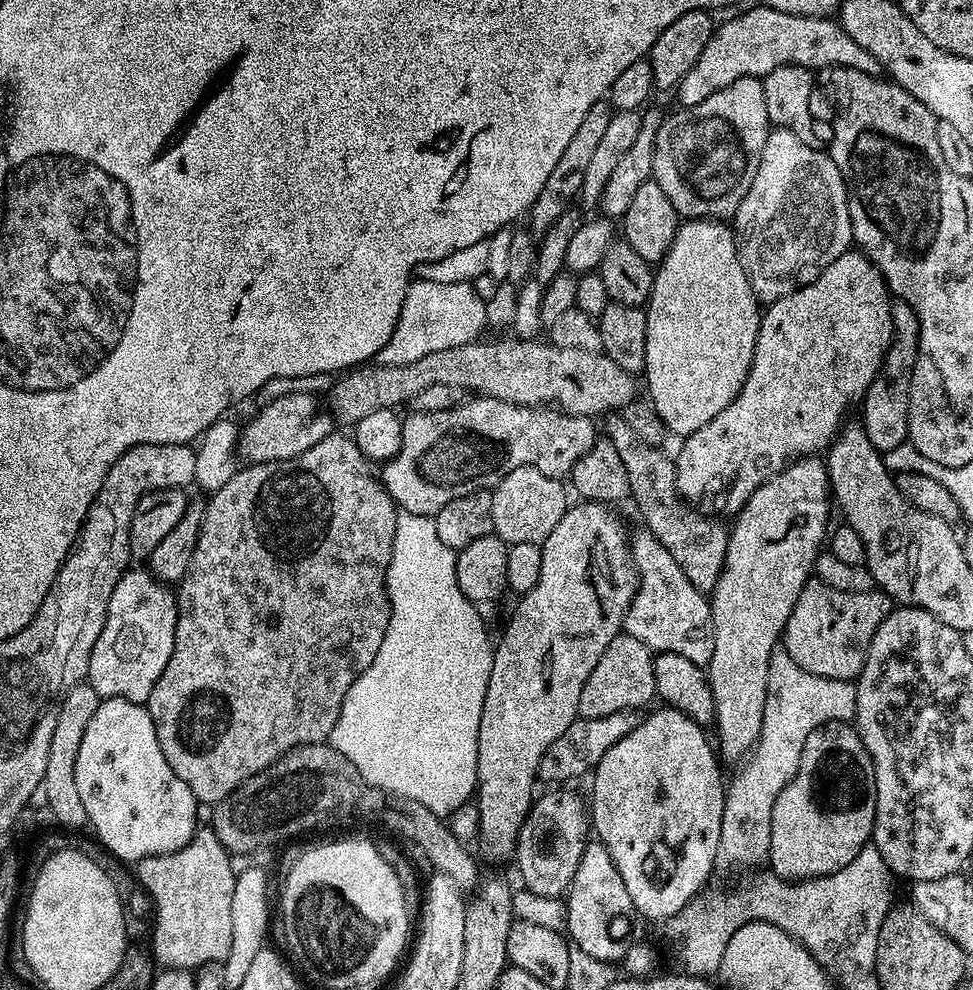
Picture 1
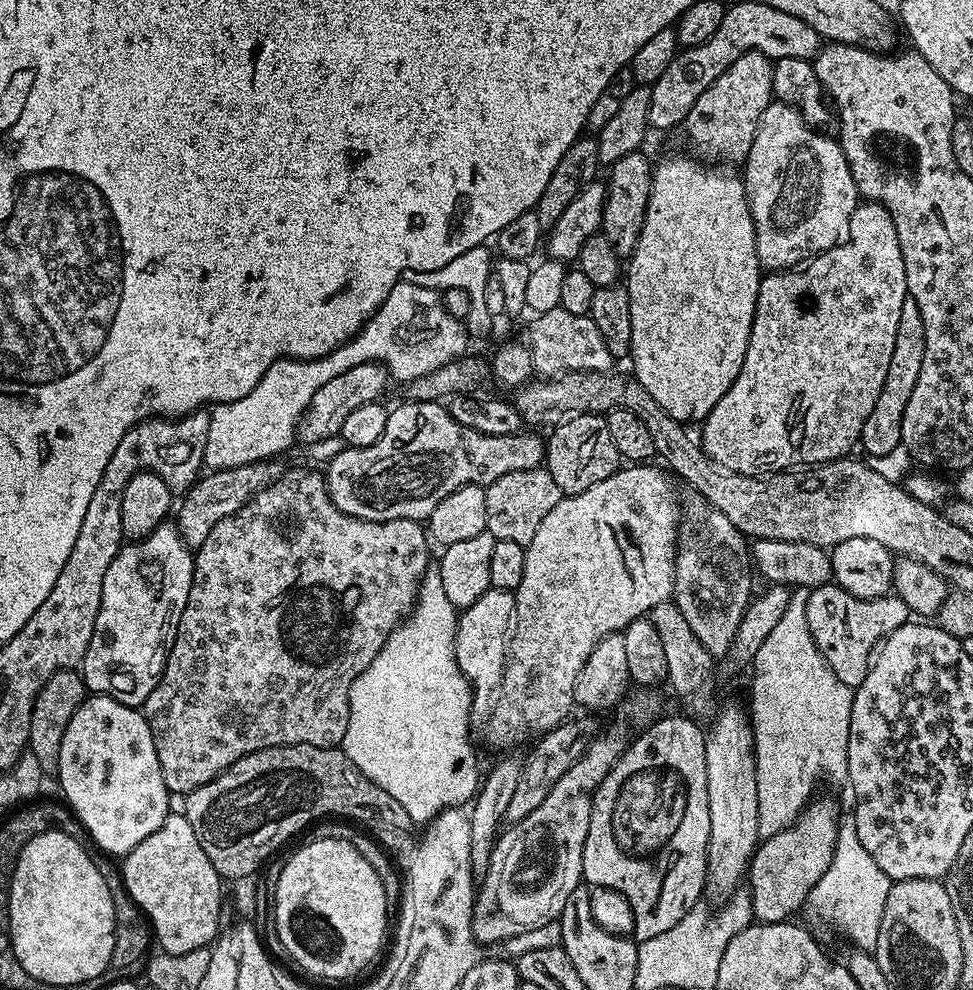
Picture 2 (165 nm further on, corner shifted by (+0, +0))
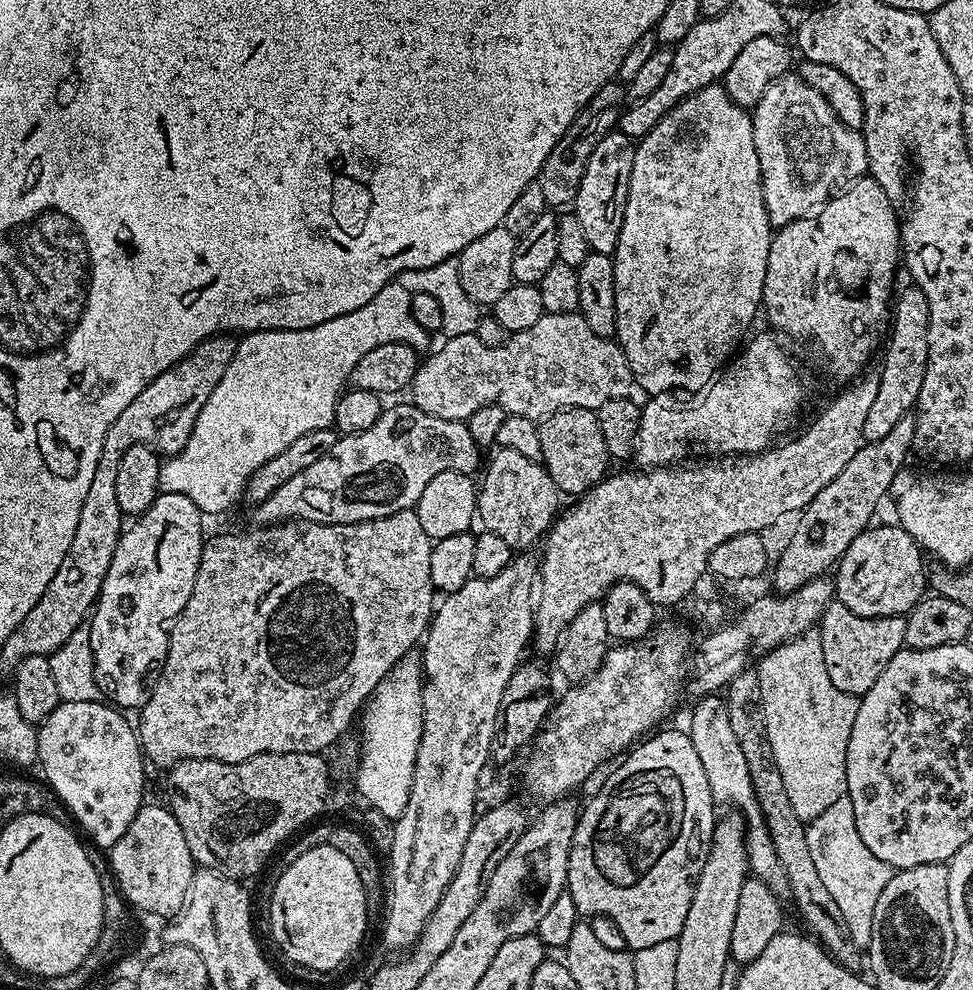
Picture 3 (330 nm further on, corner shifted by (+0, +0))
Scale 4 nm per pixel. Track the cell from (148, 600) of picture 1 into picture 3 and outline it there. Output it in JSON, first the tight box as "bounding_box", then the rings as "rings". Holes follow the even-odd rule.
{"bounding_box":[88,492,206,710],"rings":[[[161,492],[142,515],[129,523],[132,524],[129,528],[127,525],[121,531],[114,558],[110,558],[110,570],[106,570],[102,590],[88,624],[97,684],[101,693],[121,710],[143,708],[164,669],[164,659],[168,653],[168,633],[178,614],[182,614],[186,601],[190,599],[190,590],[194,590],[194,578],[198,578],[198,562],[202,558],[206,539],[204,523],[205,517],[186,494]]]}

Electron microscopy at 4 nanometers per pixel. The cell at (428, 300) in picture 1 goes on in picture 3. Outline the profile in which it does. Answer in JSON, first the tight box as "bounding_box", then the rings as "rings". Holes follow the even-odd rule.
{"bounding_box":[161,282,430,518],"rings":[[[399,282],[382,286],[382,290],[378,290],[378,294],[374,294],[374,298],[370,298],[370,302],[366,302],[366,306],[362,306],[358,310],[350,310],[350,314],[342,314],[338,318],[330,318],[330,322],[322,322],[313,328],[307,328],[306,330],[266,330],[265,332],[247,333],[237,343],[234,358],[230,362],[230,366],[226,366],[226,374],[222,374],[218,386],[214,386],[214,394],[210,394],[210,398],[206,398],[206,406],[202,406],[202,414],[198,414],[198,422],[194,422],[194,430],[190,434],[186,446],[181,452],[167,457],[161,463],[161,492],[186,494],[190,498],[190,502],[194,502],[194,506],[198,506],[200,513],[208,518],[218,515],[219,512],[226,511],[236,499],[240,500],[243,497],[248,480],[260,466],[269,462],[270,458],[277,457],[278,454],[282,453],[282,450],[286,449],[304,434],[310,434],[318,426],[328,426],[333,423],[334,410],[336,409],[340,393],[345,391],[346,385],[352,379],[354,366],[358,366],[358,361],[365,354],[370,354],[370,350],[374,350],[377,346],[386,346],[386,342],[398,342],[417,350],[423,350],[427,346],[428,340],[430,340],[429,332],[422,330],[422,326],[418,326],[418,322],[414,322],[412,293],[405,290]]]}

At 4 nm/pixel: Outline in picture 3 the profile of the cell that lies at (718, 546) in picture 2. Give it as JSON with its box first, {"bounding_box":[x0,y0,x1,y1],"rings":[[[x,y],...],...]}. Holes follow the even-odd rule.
{"bounding_box":[726,670,862,969],"rings":[[[755,670],[738,674],[728,683],[726,703],[730,726],[738,737],[742,755],[746,757],[750,786],[754,786],[754,798],[762,812],[766,830],[770,832],[774,854],[778,854],[778,862],[784,871],[786,892],[792,895],[792,904],[815,942],[844,968],[859,969],[859,964],[862,964],[862,949],[854,942],[850,926],[846,926],[846,918],[842,918],[842,910],[838,910],[838,902],[834,902],[834,898],[826,890],[826,885],[814,867],[814,858],[810,858],[810,845],[806,843],[808,829],[805,821],[800,820],[790,806],[790,797],[786,794],[782,774],[778,771],[778,762],[774,762],[774,750],[770,750],[770,738],[766,738],[766,718],[761,702],[760,679]]]}

